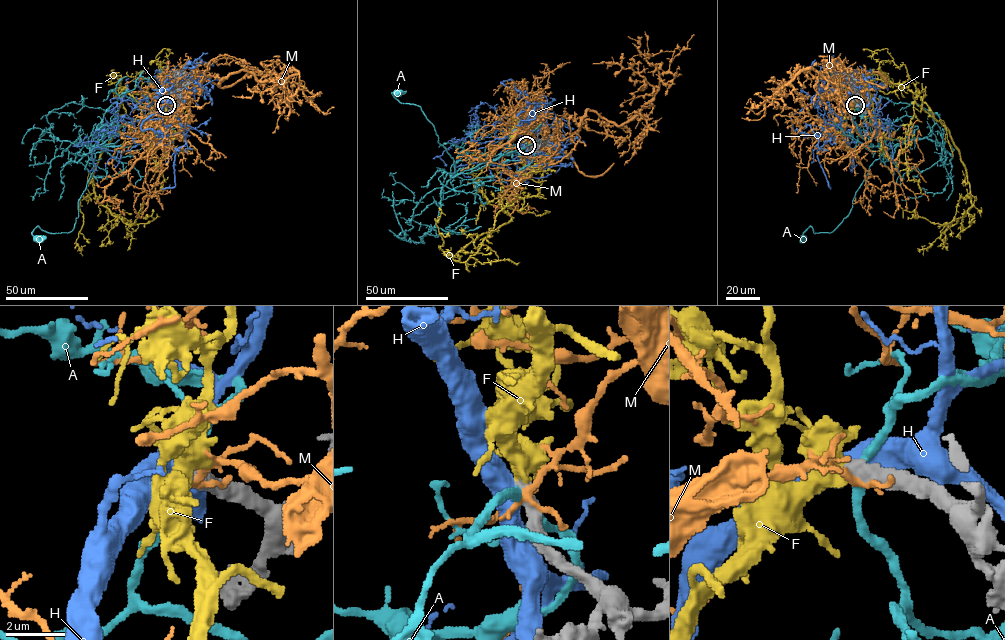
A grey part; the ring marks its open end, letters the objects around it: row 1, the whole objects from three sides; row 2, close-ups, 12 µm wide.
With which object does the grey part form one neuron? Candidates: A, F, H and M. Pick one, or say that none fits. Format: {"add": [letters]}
{"add": ["F"]}

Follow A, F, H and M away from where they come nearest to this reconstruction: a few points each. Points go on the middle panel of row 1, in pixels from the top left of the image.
A: (526, 146), (536, 148), (539, 140), (451, 177), (454, 161), (434, 125), (397, 94)
F: (526, 145), (524, 133), (509, 133), (487, 158), (474, 187), (511, 219), (455, 261), (492, 232), (504, 186)
H: (526, 145), (518, 115), (527, 97), (501, 82), (508, 79), (529, 104), (524, 129), (571, 166)
M: (526, 146), (532, 139), (572, 140), (588, 109), (618, 125), (628, 122), (653, 98), (660, 75), (694, 34)

